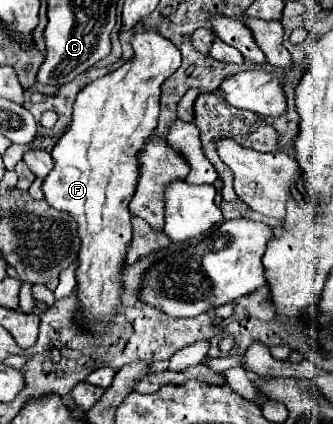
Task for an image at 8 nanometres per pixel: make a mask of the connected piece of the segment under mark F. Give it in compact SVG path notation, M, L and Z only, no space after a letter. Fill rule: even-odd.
M141 32L131 38L133 58L125 62L121 68L109 72L107 76L87 84L75 100L73 120L67 132L59 138L51 156L55 158L55 168L43 182L45 200L75 218L79 224L81 252L79 252L79 268L77 268L77 296L79 296L79 312L77 322L85 324L91 332L99 334L105 330L107 322L119 308L119 292L121 292L121 268L125 262L127 246L131 242L131 212L129 202L135 194L139 180L139 152L143 150L149 136L155 132L159 122L159 94L161 84L181 66L181 54L159 32Z

